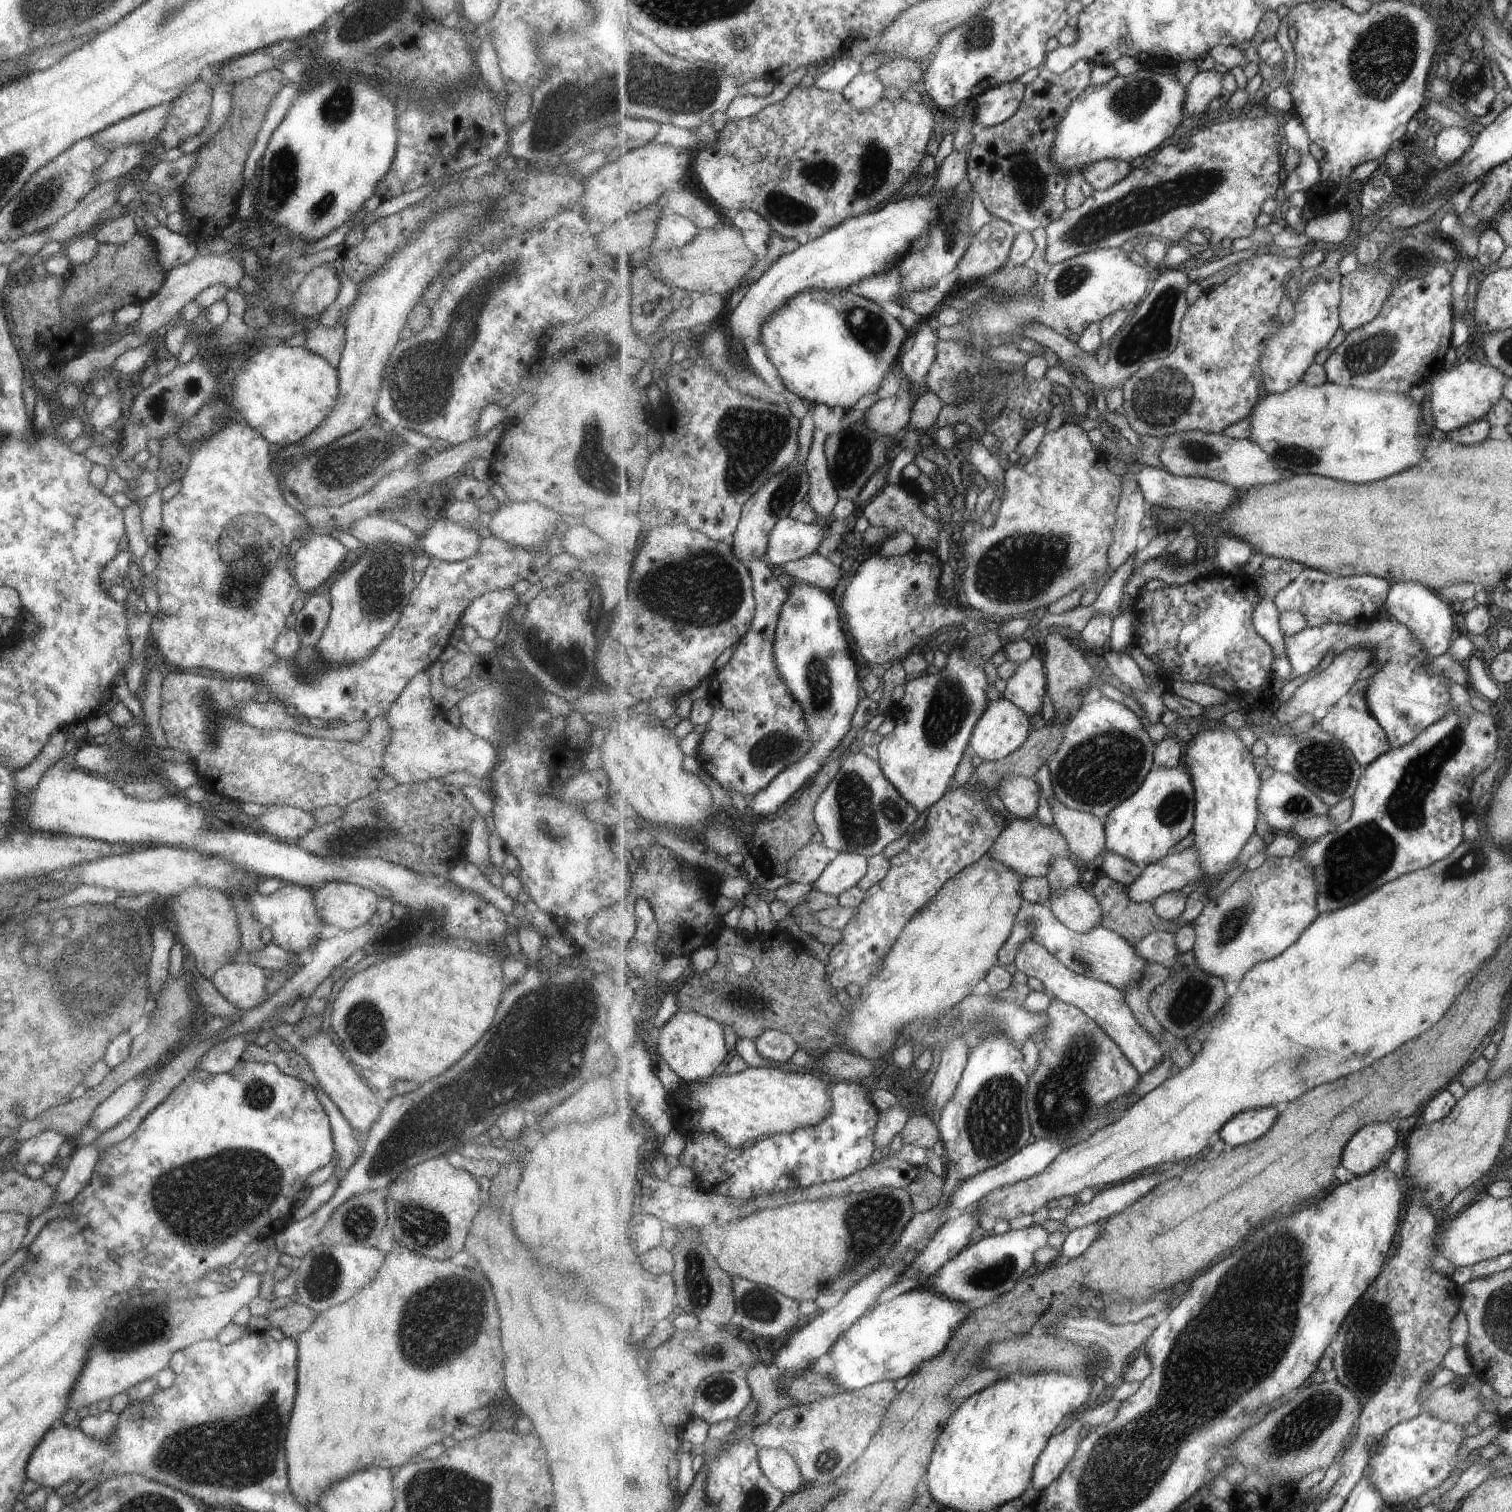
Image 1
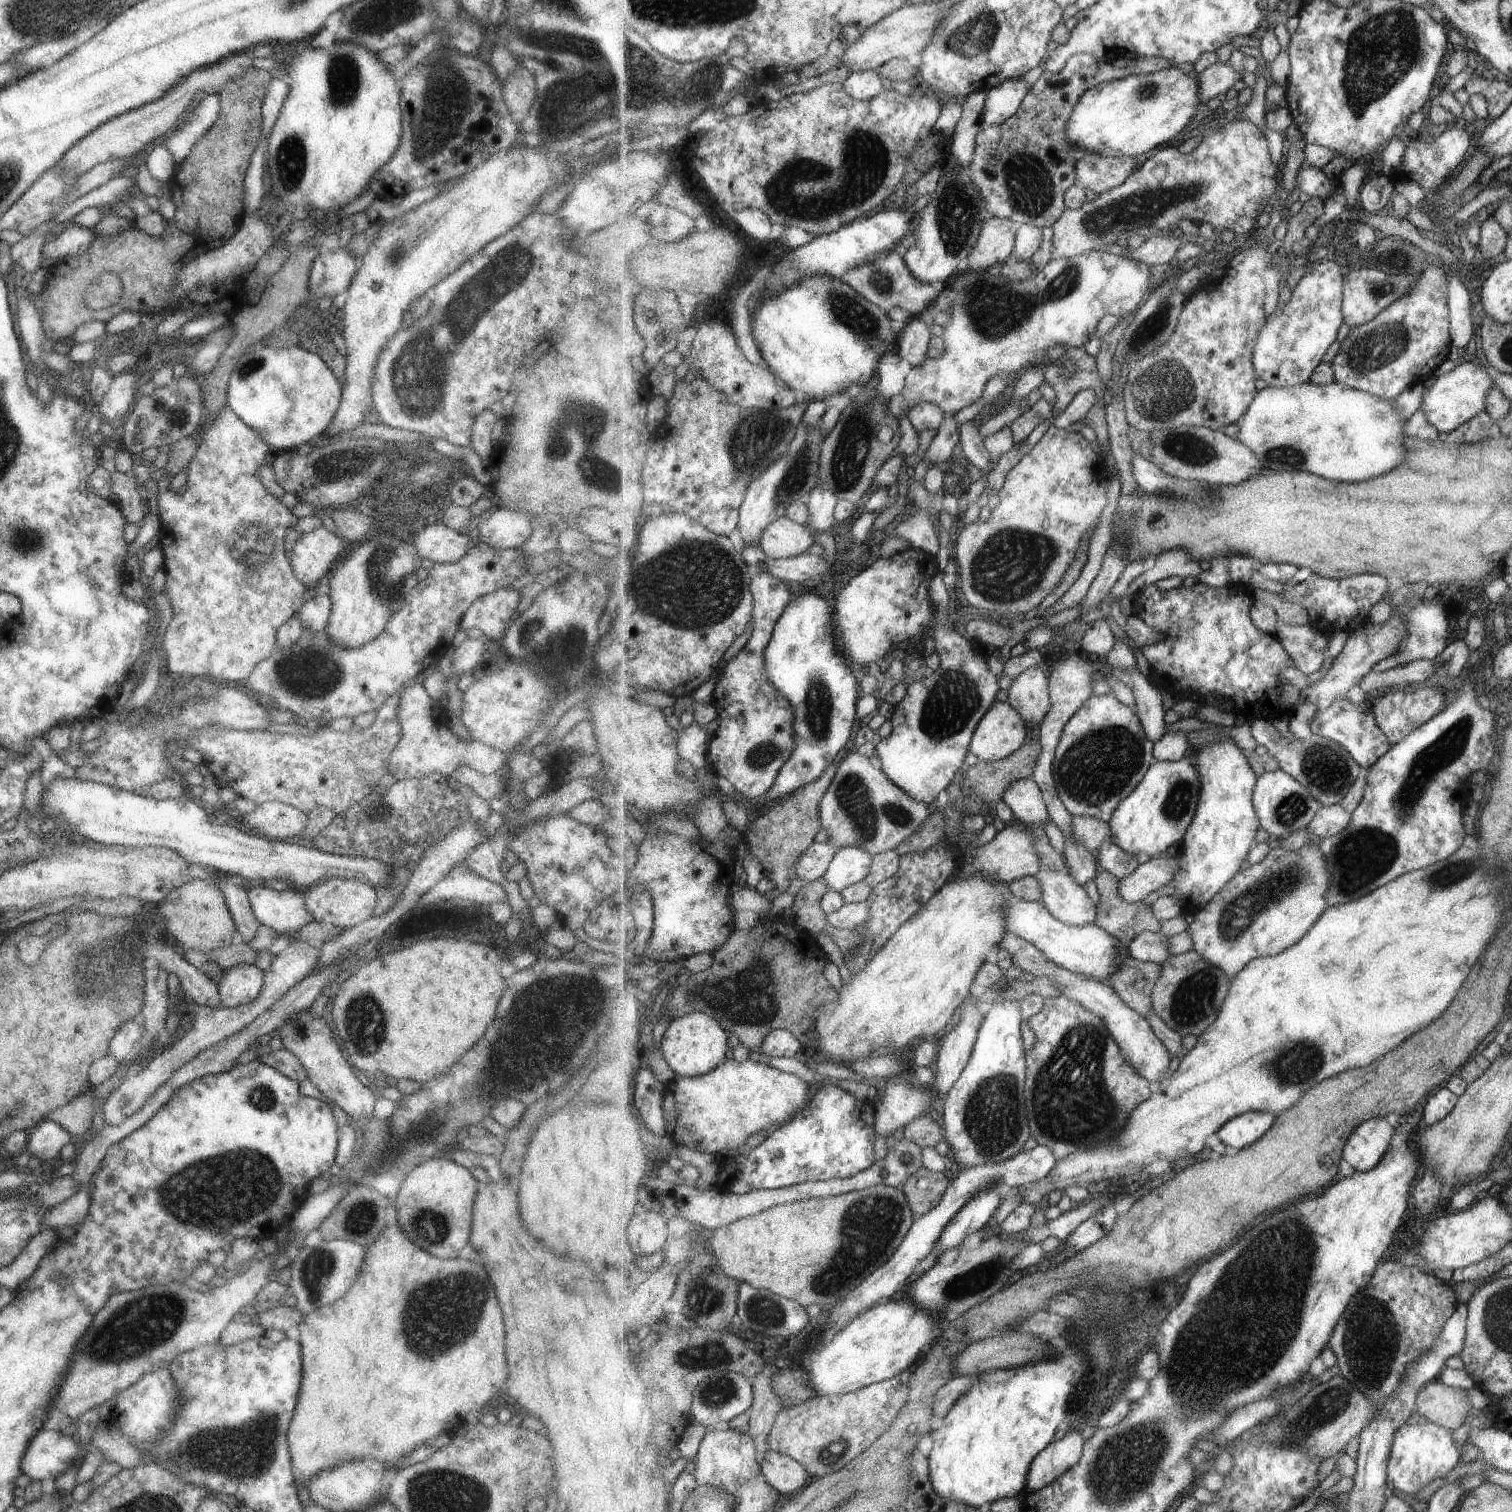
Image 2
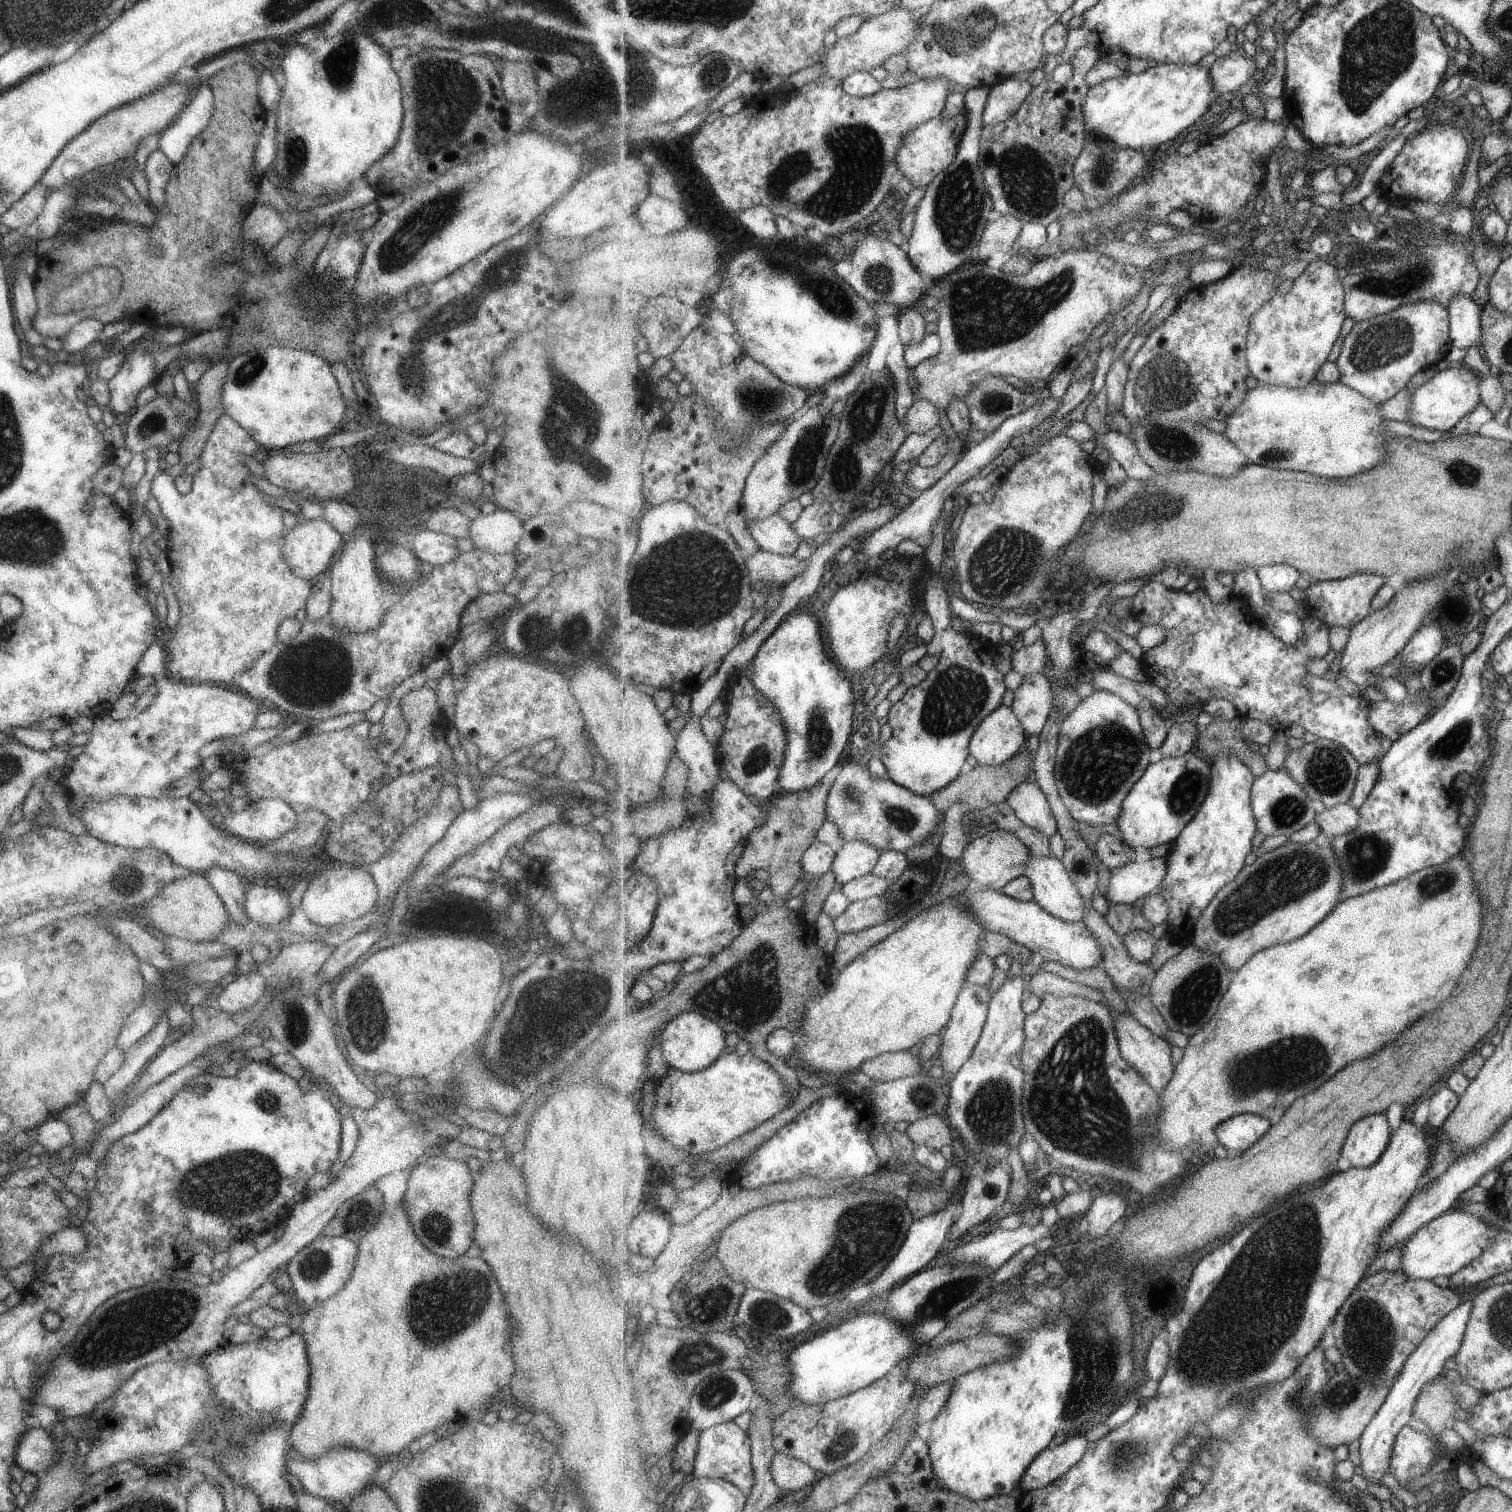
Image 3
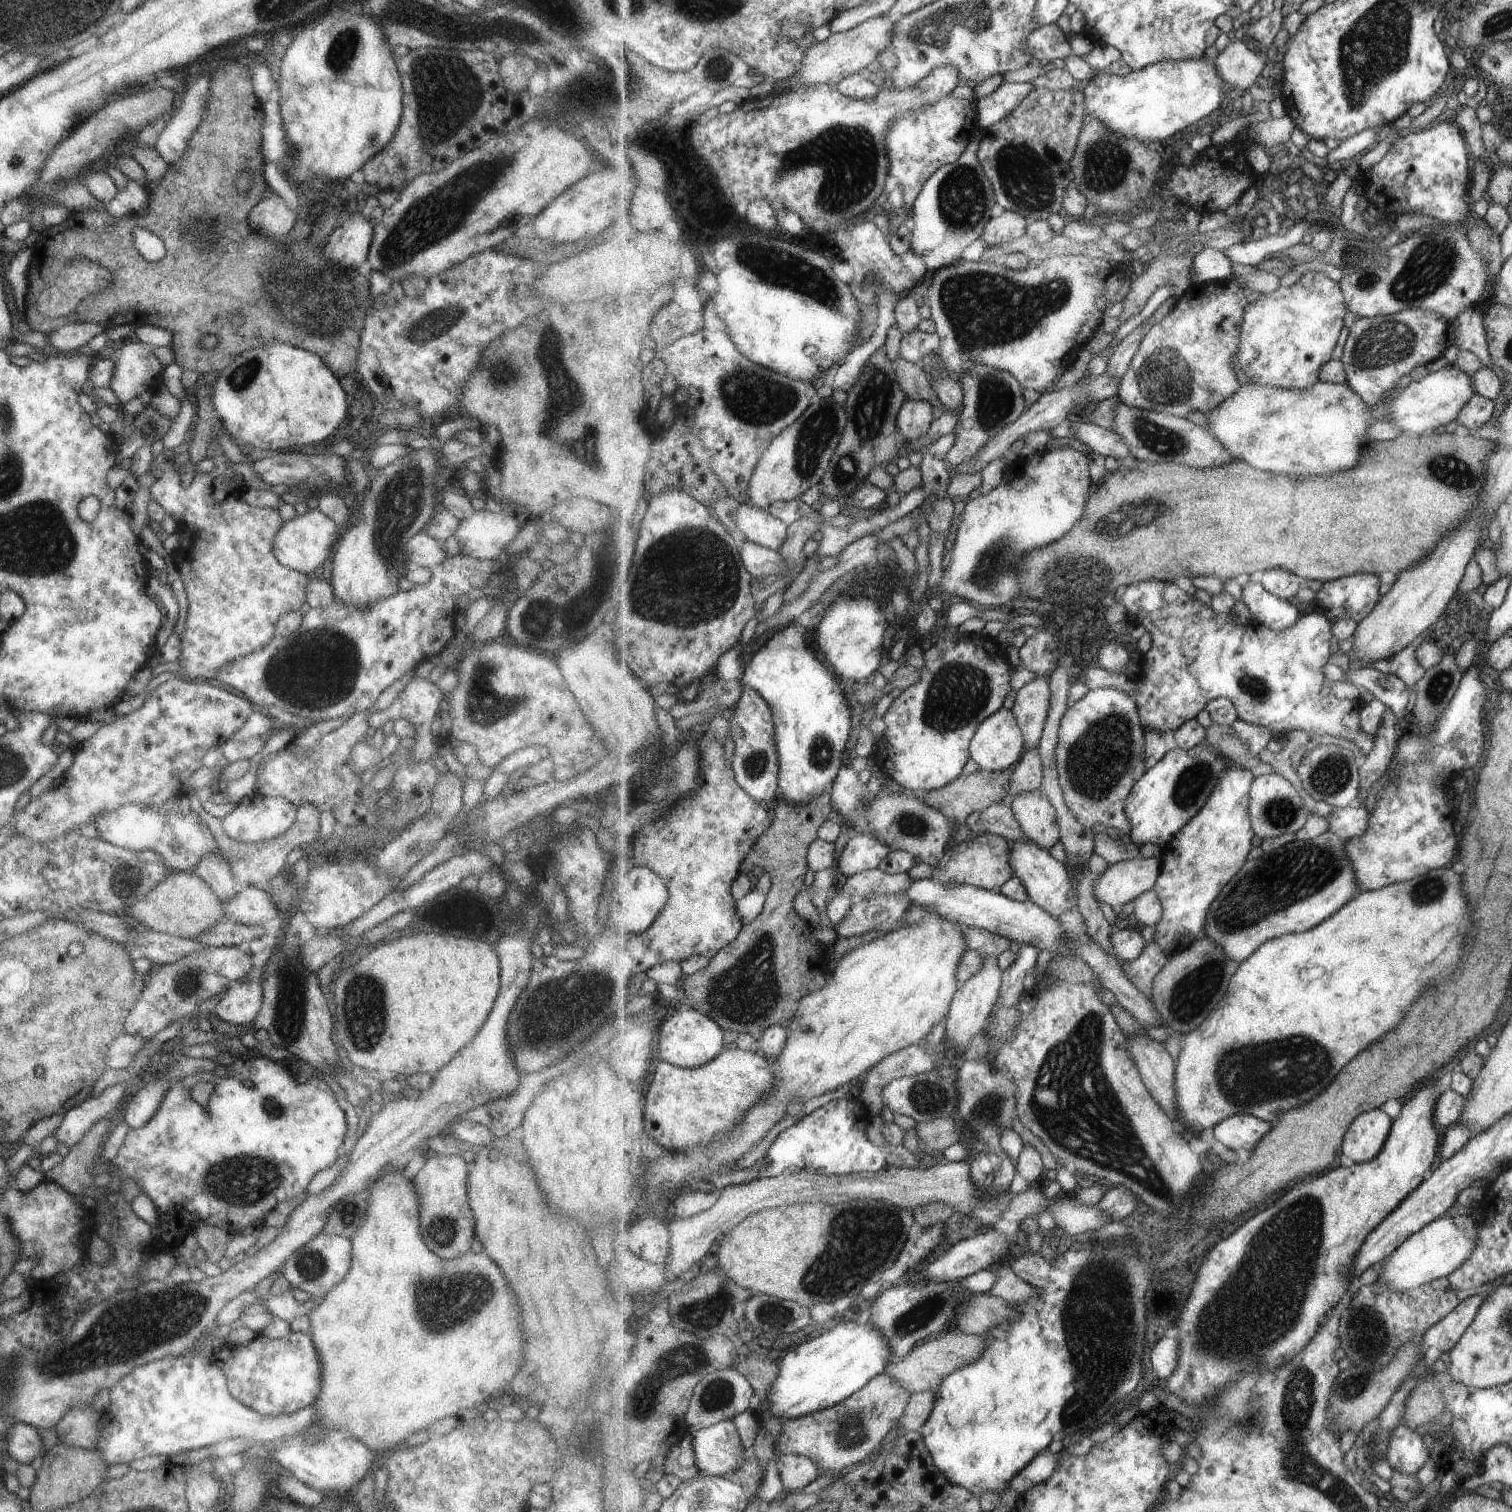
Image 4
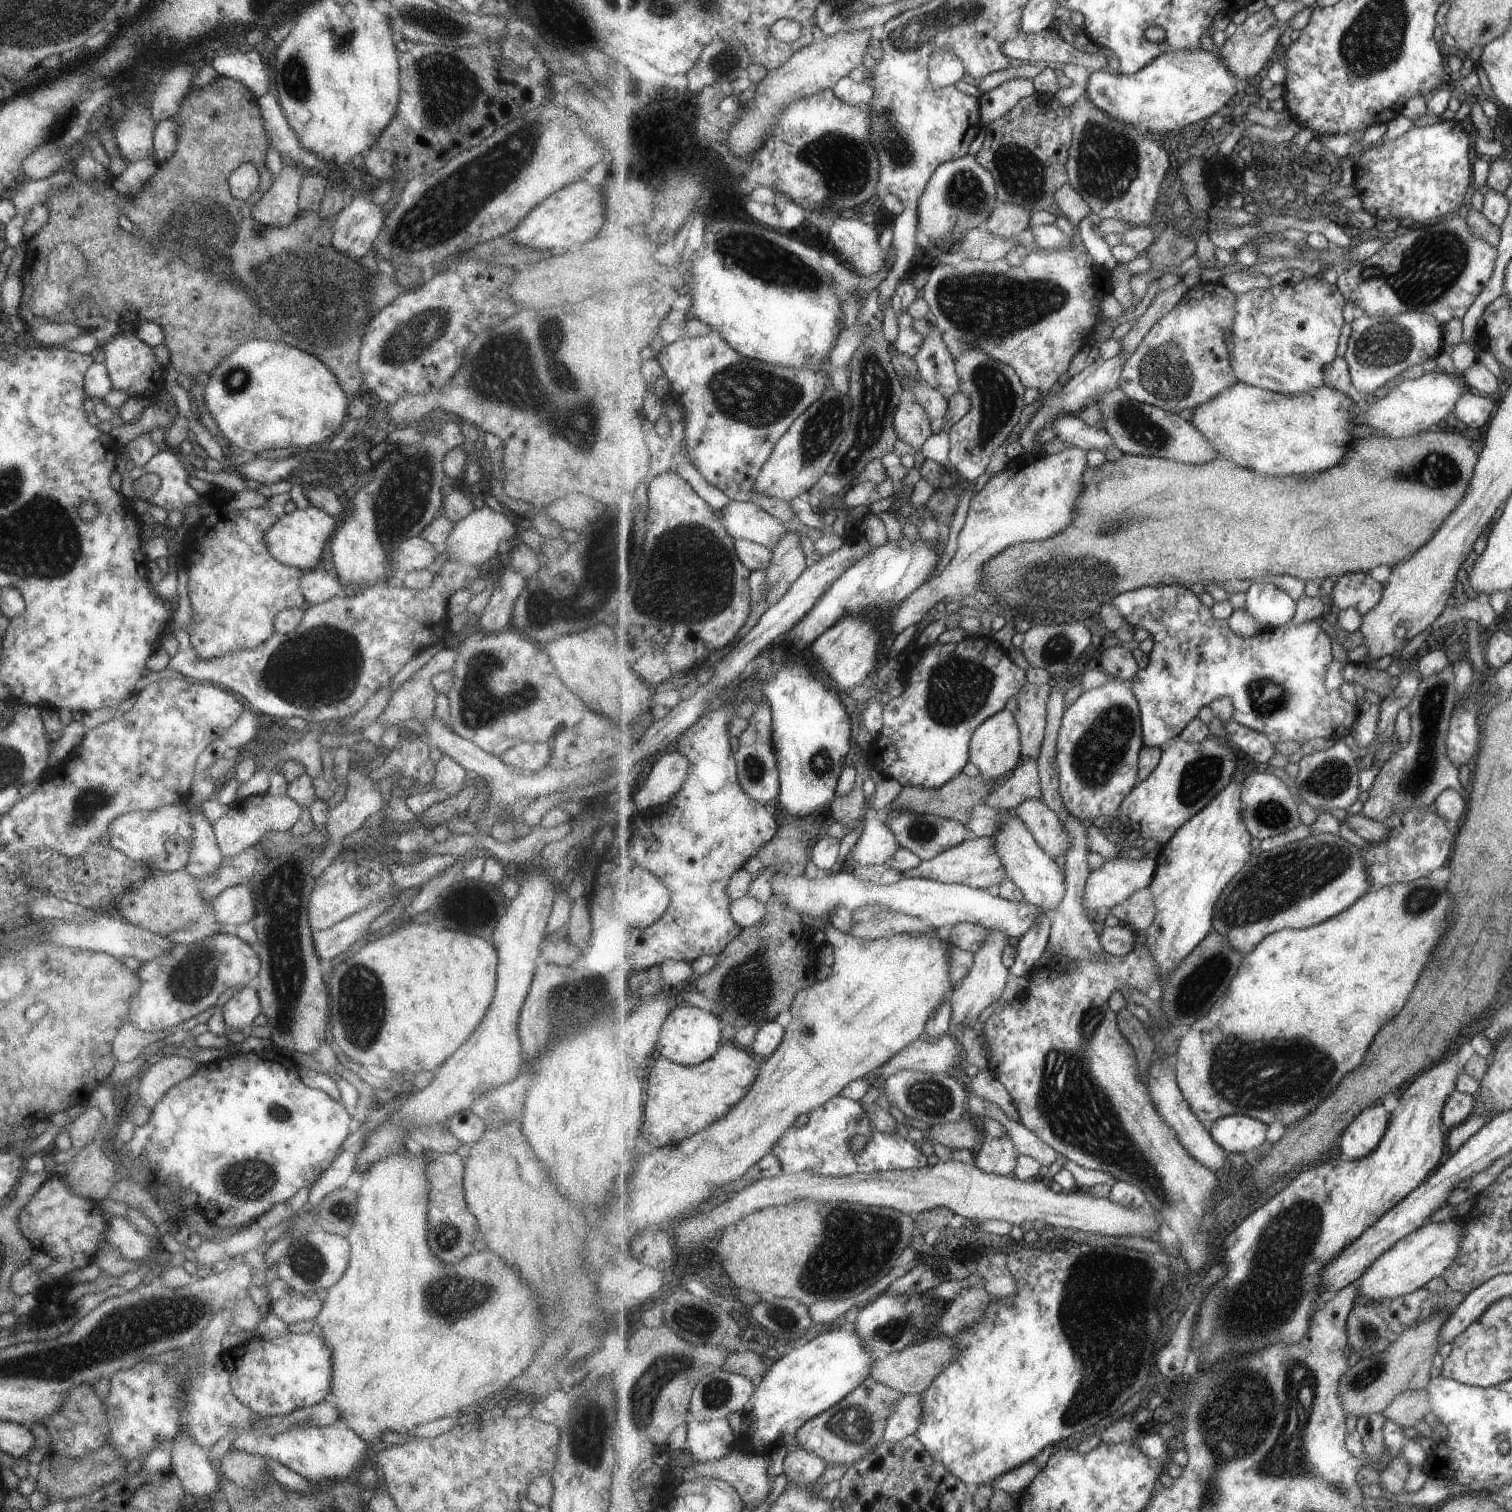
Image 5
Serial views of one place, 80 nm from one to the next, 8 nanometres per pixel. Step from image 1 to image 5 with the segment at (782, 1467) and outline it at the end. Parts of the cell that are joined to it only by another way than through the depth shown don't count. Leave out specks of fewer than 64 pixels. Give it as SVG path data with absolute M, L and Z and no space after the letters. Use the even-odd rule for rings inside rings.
M807 1449L789 1450L783 1461L783 1473L788 1483L814 1486L815 1480L828 1468L825 1459Z

